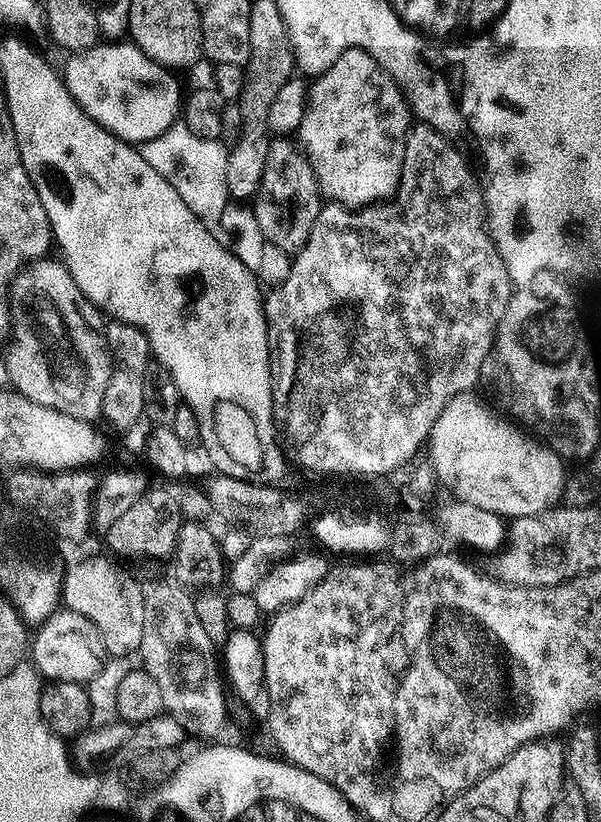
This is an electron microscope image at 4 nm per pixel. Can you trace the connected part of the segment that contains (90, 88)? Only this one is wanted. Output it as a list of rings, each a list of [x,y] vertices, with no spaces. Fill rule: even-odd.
[[[97,42],[85,52],[73,52],[67,57],[68,65],[62,68],[64,84],[70,94],[82,106],[82,110],[94,122],[102,125],[107,132],[112,132],[119,140],[145,142],[160,135],[167,127],[174,124],[182,112],[182,91],[173,73],[154,62],[142,50],[131,42]]]

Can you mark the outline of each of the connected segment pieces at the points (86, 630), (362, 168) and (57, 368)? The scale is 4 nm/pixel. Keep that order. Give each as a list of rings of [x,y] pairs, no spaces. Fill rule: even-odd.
[[[57,610],[35,629],[30,640],[30,660],[49,681],[70,680],[87,685],[100,672],[101,649],[98,647],[96,627],[71,610]]]
[[[347,48],[322,75],[311,81],[298,127],[298,144],[314,170],[319,191],[323,195],[325,192],[329,201],[355,210],[387,201],[396,195],[396,187],[400,185],[400,167],[404,161],[404,138],[409,127],[408,102],[392,77],[366,50]]]
[[[33,259],[29,263],[33,264],[23,269],[24,276],[15,277],[24,300],[10,308],[13,385],[15,391],[42,406],[92,422],[101,415],[106,382],[110,382],[112,373],[108,345],[104,343],[106,320],[78,290],[63,263],[48,259]]]

